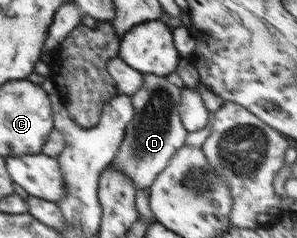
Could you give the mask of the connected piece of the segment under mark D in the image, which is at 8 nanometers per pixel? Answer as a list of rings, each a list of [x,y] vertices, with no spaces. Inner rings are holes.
[[[143,73],[143,87],[130,96],[135,116],[127,124],[127,131],[117,150],[117,156],[108,166],[121,169],[127,174],[127,177],[135,183],[136,191],[149,190],[170,158],[185,145],[188,130],[183,126],[180,118],[181,90],[182,87],[167,81],[165,76]]]

